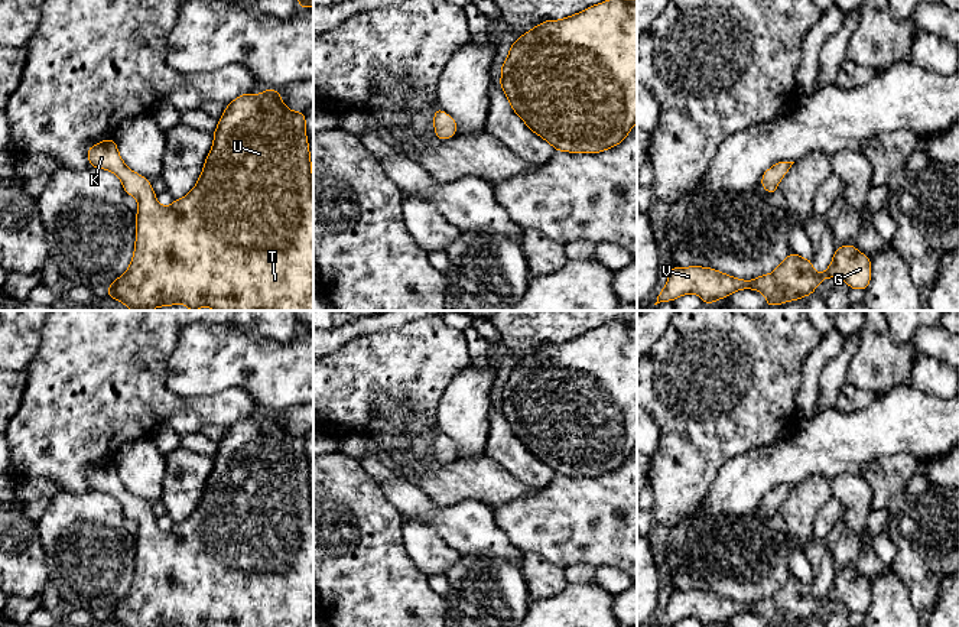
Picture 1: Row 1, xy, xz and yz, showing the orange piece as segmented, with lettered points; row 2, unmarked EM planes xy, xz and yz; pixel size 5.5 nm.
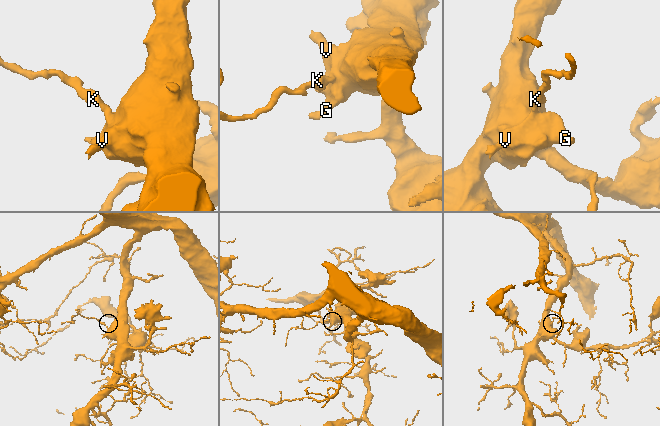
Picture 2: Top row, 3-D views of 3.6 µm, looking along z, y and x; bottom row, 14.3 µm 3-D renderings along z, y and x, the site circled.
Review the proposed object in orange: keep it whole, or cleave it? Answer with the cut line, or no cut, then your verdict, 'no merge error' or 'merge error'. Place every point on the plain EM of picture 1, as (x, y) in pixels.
no cut; no merge error

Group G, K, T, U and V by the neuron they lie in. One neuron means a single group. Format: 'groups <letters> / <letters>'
groups G K T U V

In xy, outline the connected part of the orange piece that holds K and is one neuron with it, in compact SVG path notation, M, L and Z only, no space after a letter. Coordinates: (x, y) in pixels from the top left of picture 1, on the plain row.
M267 412L257 419L246 416L228 426L212 458L214 467L199 504L188 519L173 523L170 530L162 530L150 506L126 490L114 462L103 464L88 472L87 480L91 491L101 491L116 497L123 507L124 516L133 519L139 527L134 578L127 595L105 614L108 621L116 621L121 627L313 627L313 503L305 436L289 433L283 428L279 413Z

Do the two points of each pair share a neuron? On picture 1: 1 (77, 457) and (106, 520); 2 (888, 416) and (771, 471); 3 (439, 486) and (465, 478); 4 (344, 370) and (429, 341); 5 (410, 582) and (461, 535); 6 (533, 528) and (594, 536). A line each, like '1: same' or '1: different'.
1: different
2: same
3: same
4: same
5: different
6: same

